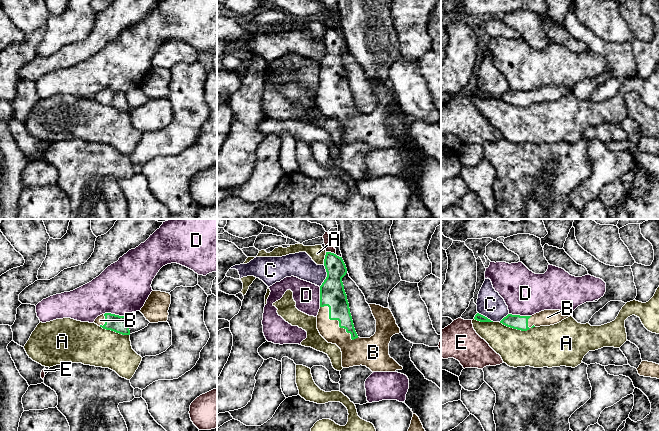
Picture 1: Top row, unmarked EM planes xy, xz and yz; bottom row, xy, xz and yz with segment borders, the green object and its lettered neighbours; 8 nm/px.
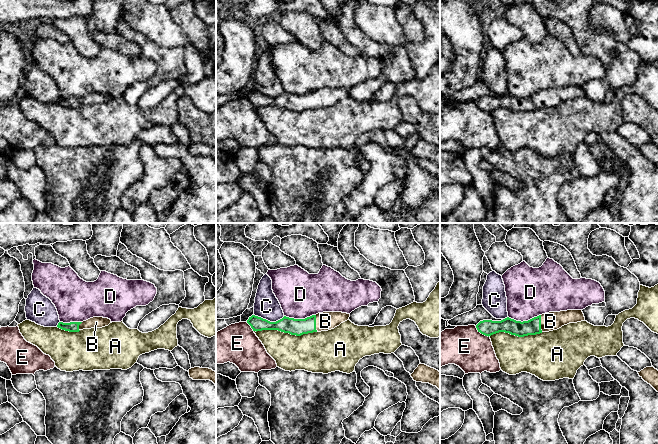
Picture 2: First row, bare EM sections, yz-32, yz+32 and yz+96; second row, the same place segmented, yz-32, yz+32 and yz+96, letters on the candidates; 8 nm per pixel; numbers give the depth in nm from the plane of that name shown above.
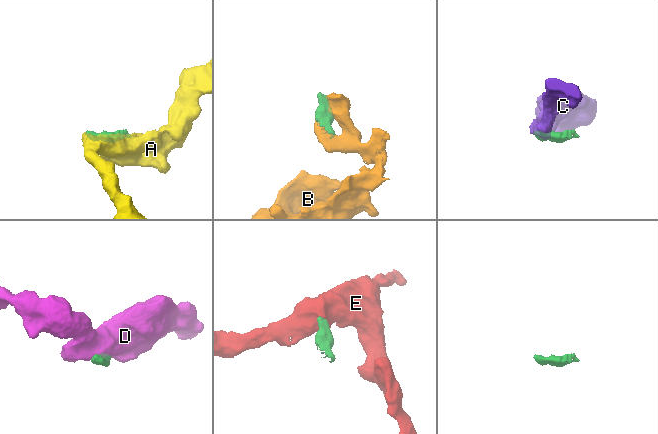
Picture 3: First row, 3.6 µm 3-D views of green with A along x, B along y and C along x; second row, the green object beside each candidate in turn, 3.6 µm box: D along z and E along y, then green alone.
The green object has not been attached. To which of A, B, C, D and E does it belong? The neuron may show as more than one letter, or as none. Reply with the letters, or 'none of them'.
B

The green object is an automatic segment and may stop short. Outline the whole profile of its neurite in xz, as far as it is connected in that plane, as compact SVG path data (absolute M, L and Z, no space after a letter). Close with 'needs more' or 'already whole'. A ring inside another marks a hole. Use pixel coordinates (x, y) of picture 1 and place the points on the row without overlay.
M326 28L324 42L327 53L320 62L320 85L317 91L317 105L328 119L336 120L341 125L342 143L349 144L362 141L369 144L372 148L402 146L403 143L389 131L391 113L400 109L400 104L396 100L391 86L380 81L369 80L376 96L376 108L370 114L360 114L354 104L347 71L342 58L342 54L347 49L346 41L342 33Z | needs more

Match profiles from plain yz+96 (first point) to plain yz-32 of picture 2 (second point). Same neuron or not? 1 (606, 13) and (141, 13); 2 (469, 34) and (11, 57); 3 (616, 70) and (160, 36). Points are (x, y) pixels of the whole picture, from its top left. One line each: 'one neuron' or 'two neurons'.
1: one neuron
2: one neuron
3: two neurons

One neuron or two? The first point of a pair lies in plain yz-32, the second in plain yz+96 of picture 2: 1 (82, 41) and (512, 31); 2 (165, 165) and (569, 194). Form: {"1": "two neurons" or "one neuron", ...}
{"1": "two neurons", "2": "one neuron"}

